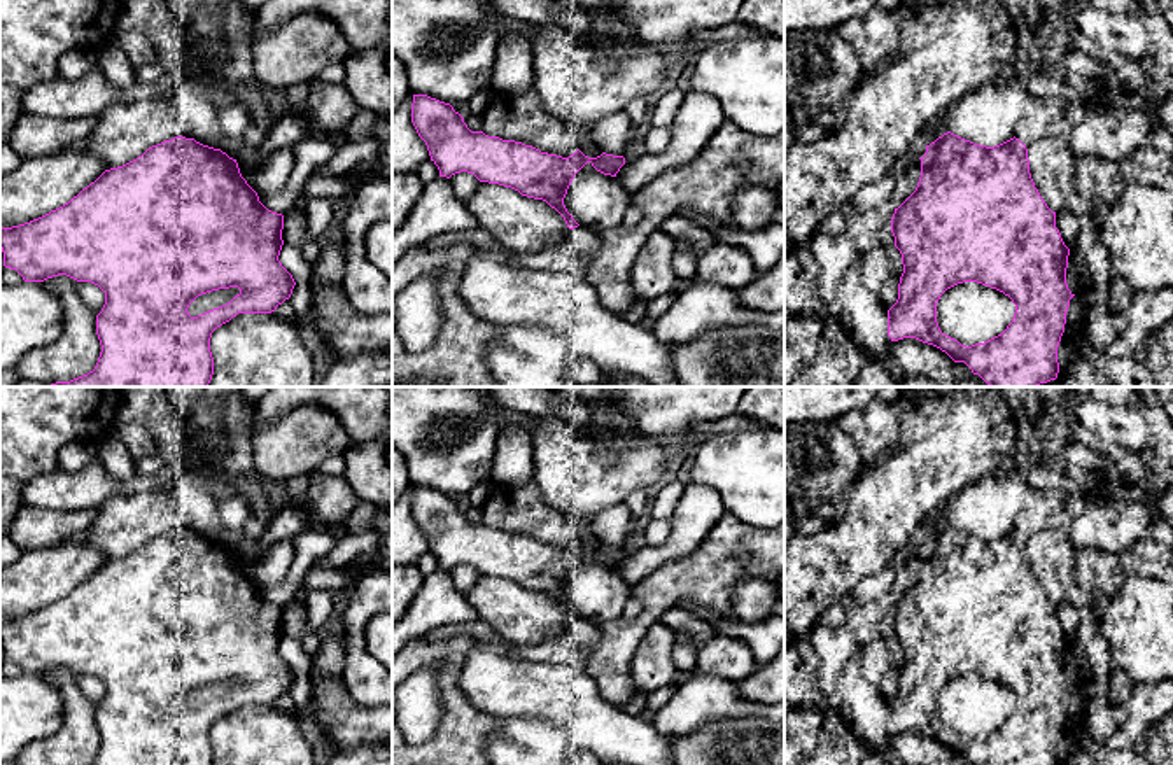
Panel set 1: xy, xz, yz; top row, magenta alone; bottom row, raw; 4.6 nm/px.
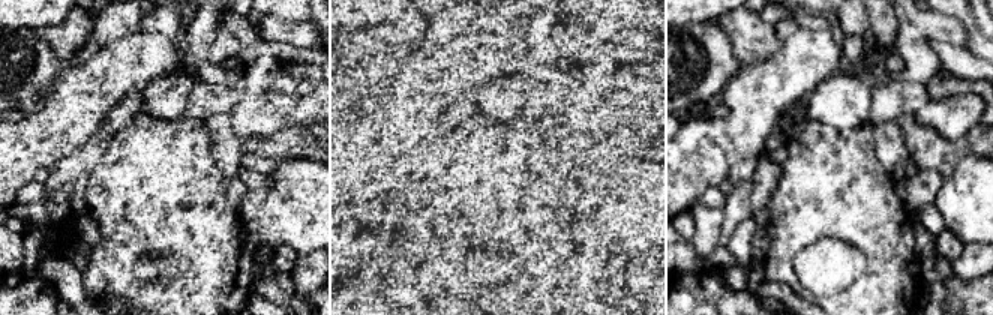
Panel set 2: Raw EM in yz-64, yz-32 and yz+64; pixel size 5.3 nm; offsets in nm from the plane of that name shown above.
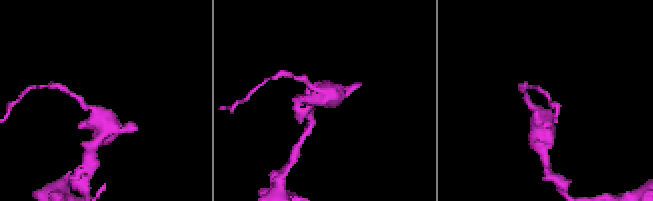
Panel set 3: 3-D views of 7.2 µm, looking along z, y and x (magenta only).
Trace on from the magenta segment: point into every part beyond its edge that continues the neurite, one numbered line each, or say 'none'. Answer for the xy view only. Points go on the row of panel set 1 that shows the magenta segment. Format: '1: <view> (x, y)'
none

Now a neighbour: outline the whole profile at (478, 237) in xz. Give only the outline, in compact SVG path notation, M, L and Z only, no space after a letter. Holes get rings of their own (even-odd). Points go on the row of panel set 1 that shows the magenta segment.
M481 226L438 235L438 236L427 240L422 245L422 249L436 250L436 249L452 247L457 243L469 243L469 245L478 247L478 249L504 249L499 243L499 240Z

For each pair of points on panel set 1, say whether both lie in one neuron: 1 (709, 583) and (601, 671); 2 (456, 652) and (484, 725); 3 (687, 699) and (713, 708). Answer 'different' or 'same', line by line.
1: same
2: same
3: same

